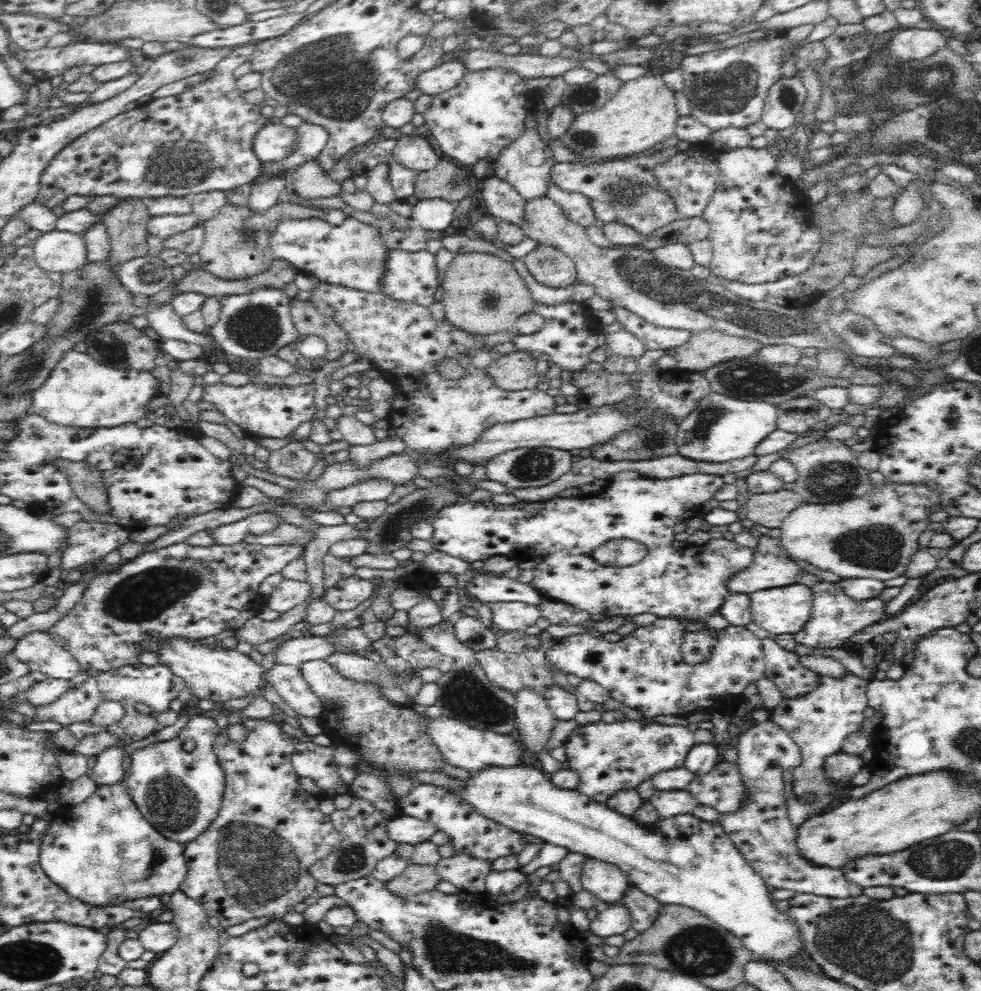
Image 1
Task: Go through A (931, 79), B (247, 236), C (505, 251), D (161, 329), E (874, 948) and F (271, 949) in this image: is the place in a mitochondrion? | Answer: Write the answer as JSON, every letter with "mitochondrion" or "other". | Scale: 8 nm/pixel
{"A":"mitochondrion","B":"mitochondrion","C":"other","D":"other","E":"mitochondrion","F":"other"}

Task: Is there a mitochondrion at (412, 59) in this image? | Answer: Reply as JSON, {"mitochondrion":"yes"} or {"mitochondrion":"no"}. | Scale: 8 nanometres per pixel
{"mitochondrion":"no"}

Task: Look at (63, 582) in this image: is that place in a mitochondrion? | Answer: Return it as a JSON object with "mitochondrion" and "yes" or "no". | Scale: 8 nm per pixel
{"mitochondrion":"no"}

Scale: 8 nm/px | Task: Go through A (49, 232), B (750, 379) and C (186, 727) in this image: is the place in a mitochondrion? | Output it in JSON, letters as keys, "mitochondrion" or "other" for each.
{"A":"other","B":"mitochondrion","C":"other"}

